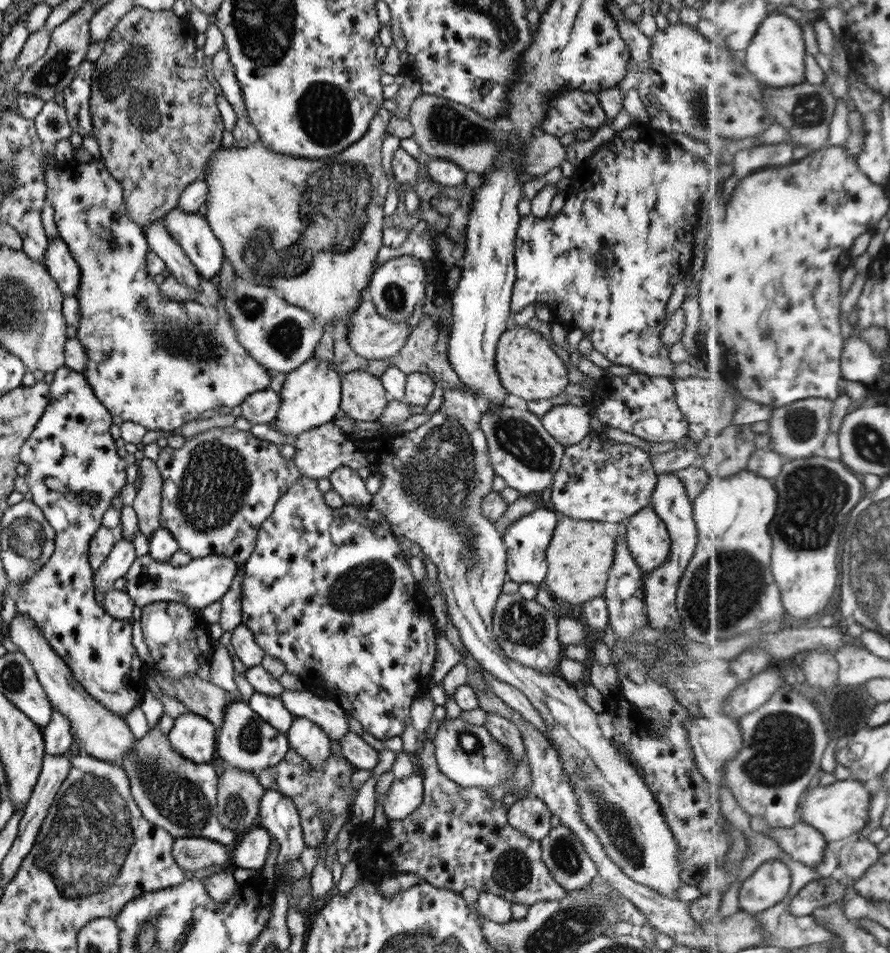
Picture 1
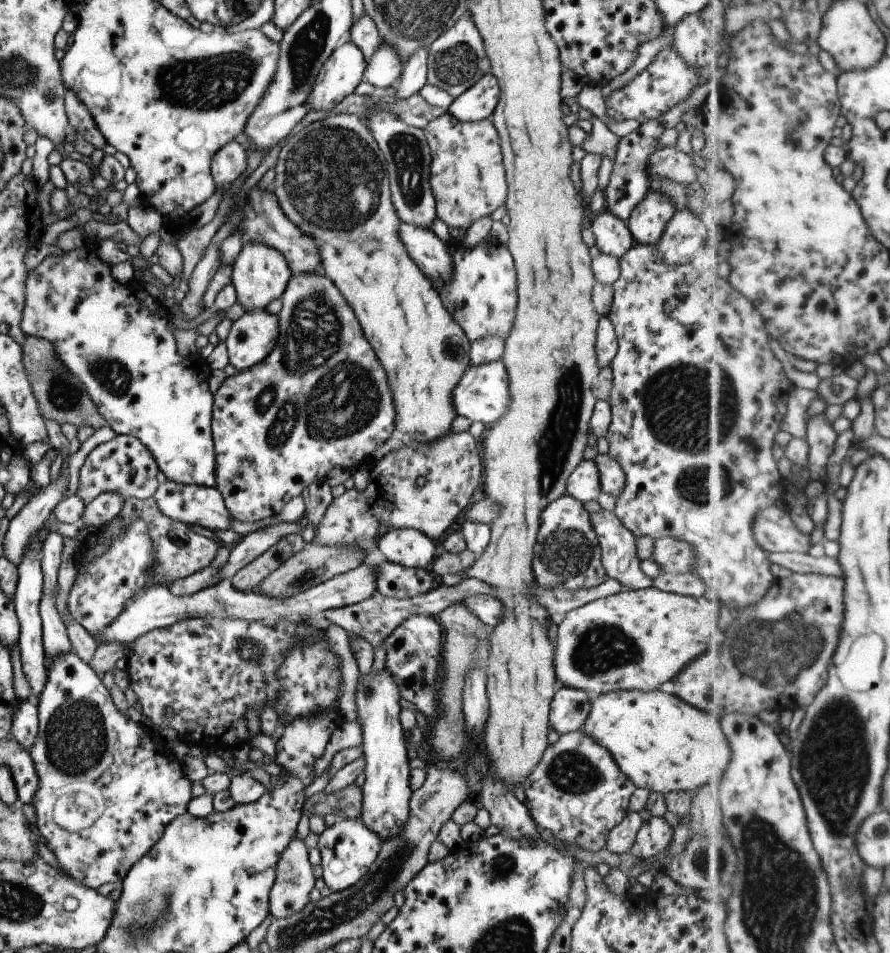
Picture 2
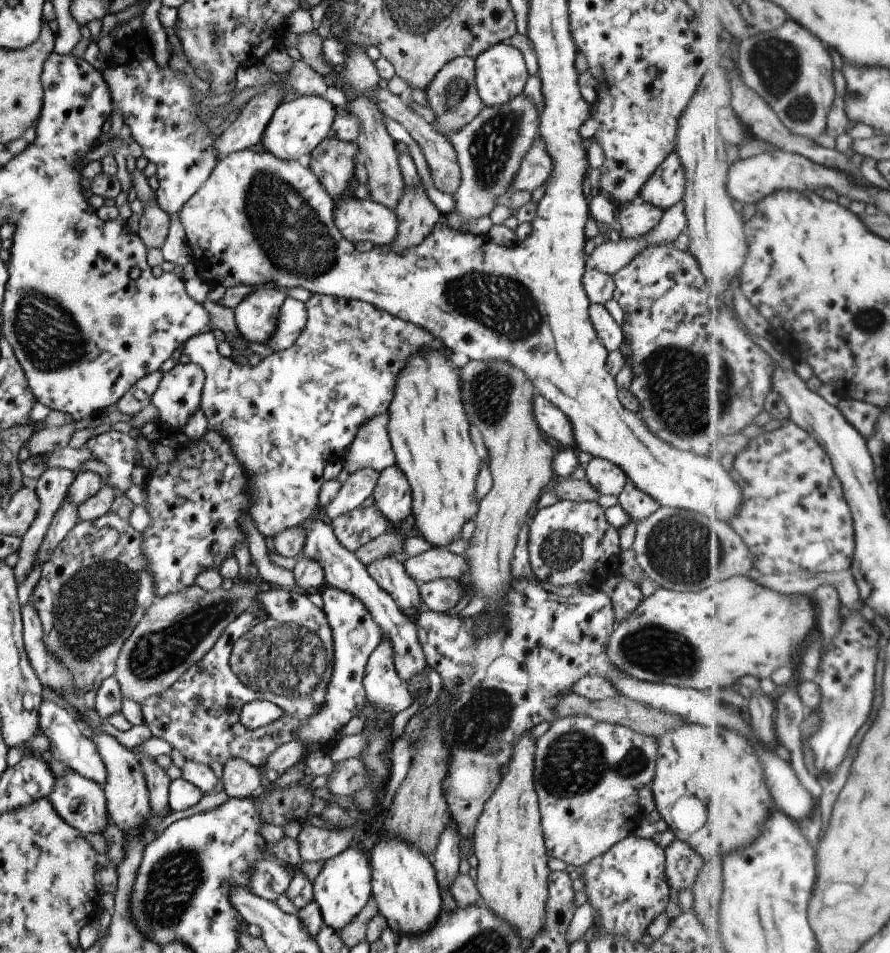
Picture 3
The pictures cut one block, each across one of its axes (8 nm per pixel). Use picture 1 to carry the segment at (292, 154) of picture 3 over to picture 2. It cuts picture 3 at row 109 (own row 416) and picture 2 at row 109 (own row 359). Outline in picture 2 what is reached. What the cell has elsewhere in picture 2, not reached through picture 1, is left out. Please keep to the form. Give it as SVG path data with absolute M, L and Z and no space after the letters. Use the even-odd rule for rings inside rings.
M354 42L338 46L324 62L308 94L308 110L311 112L334 108L360 84L366 70L362 50Z

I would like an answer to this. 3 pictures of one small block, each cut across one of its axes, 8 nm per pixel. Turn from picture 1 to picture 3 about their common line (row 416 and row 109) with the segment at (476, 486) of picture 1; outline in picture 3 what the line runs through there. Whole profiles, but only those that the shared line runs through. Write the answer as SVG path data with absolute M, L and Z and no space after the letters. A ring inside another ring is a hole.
M468 56L448 61L424 91L427 107L433 112L433 122L430 124L446 137L474 120L484 107L475 81L475 59Z

